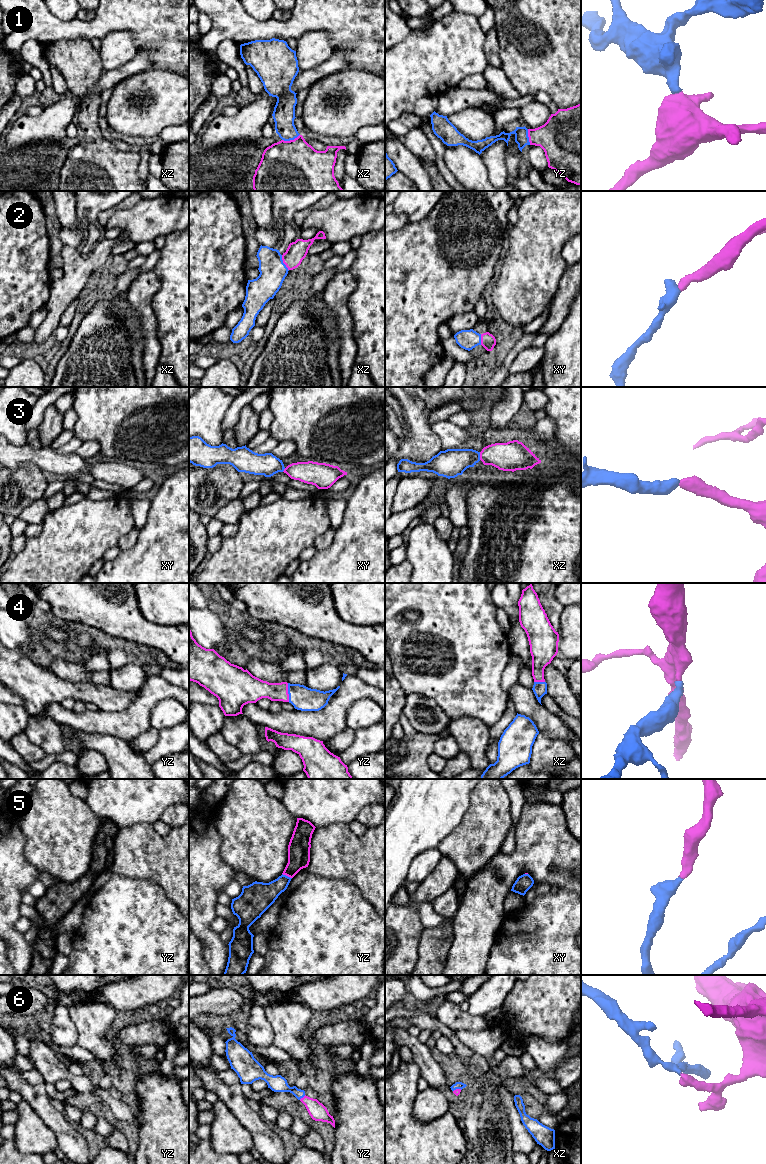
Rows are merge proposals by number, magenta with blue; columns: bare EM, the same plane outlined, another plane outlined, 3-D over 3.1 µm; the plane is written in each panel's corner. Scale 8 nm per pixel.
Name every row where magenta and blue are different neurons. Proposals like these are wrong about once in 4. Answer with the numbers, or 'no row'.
no row

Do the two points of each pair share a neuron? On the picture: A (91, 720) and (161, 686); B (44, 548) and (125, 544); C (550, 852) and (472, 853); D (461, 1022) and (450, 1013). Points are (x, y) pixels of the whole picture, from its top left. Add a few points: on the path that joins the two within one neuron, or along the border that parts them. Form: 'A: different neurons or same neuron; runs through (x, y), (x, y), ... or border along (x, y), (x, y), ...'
A: same neuron; runs through (108, 720), (127, 720), (144, 703)
B: different neurons; border along (134, 527), (116, 545)
C: different neurons; border along (500, 850), (480, 869)
D: same neuron; runs through (458, 1020), (451, 1016)

